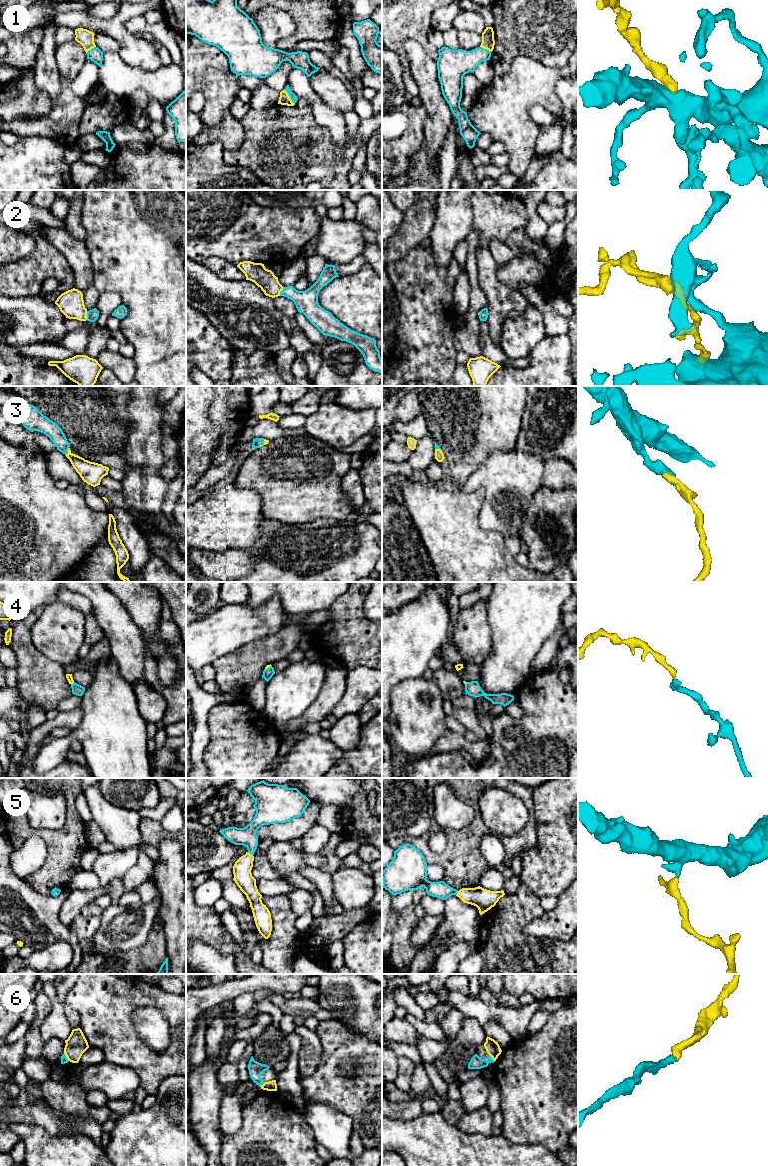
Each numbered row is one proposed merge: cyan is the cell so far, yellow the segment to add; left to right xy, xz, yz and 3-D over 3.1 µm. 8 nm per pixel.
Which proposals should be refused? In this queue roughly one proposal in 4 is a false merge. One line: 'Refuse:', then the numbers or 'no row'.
Refuse: no row

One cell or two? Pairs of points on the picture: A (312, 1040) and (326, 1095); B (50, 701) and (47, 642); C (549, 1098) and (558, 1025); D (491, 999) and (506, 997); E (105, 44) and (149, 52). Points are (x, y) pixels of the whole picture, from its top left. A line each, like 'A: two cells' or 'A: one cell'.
A: two cells
B: two cells
C: one cell
D: one cell
E: two cells

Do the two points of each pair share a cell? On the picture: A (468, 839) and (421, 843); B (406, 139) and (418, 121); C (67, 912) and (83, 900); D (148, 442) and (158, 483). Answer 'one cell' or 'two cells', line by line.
A: one cell
B: one cell
C: one cell
D: one cell

